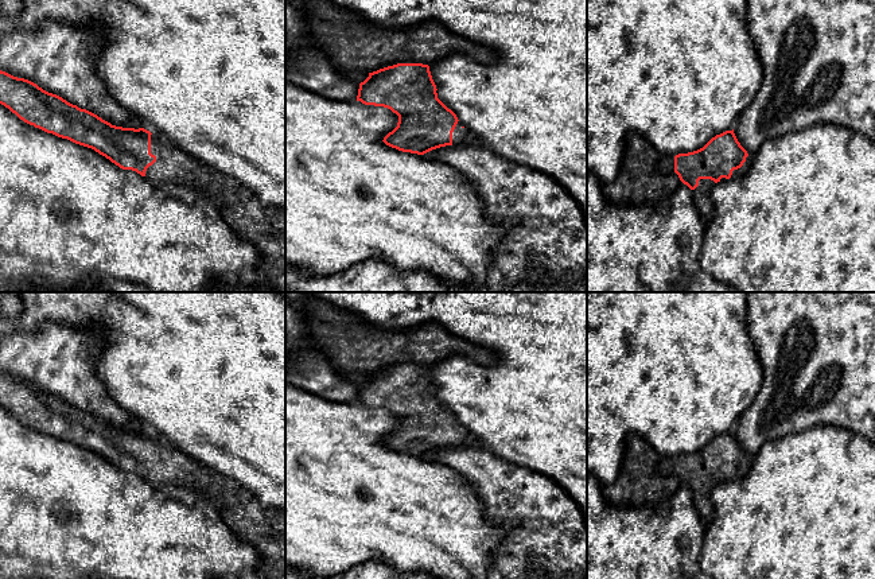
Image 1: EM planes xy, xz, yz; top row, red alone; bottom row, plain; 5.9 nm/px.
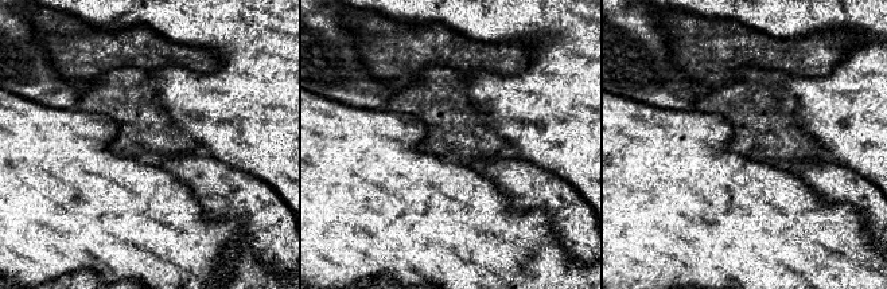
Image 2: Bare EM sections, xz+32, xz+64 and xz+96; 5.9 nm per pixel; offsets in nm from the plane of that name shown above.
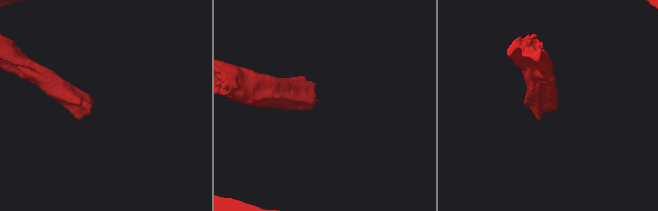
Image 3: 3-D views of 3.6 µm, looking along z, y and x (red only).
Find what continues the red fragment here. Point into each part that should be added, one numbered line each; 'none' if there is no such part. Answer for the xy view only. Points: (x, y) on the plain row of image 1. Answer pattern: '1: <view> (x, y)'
1: xy (264, 528)

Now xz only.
1: xz (461, 438)

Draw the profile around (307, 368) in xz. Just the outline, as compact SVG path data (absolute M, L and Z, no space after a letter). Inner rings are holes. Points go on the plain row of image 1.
M285 292L285 382L320 399L357 403L359 385L345 380L326 353L318 349L296 302L311 292Z

